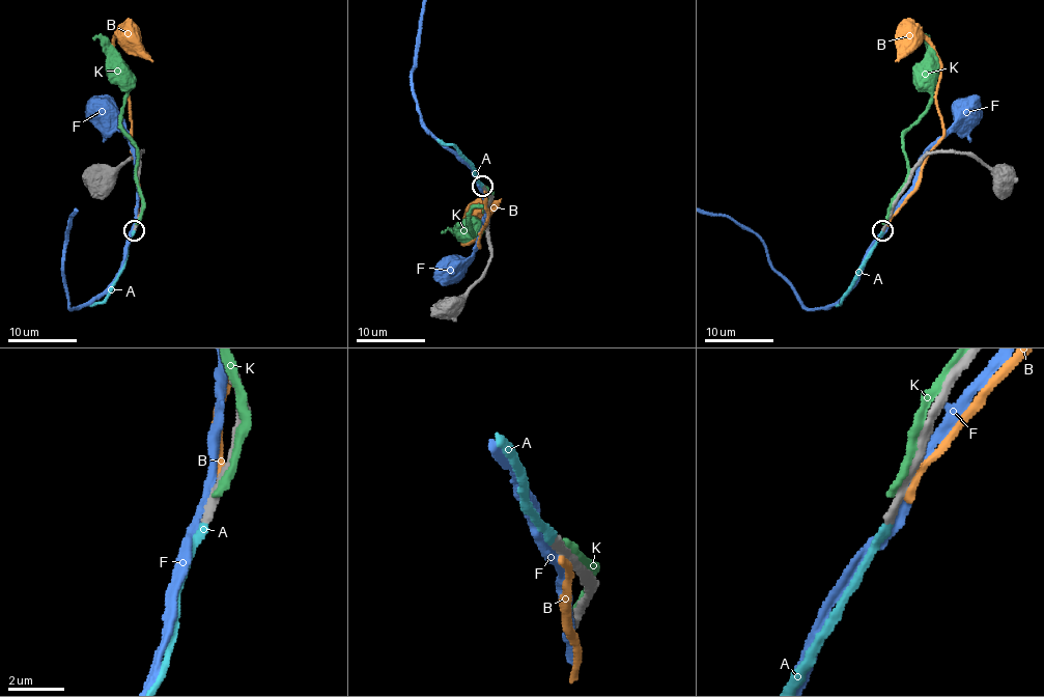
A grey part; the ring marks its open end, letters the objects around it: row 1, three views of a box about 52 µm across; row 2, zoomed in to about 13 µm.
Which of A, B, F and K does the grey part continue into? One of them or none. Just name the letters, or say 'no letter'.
A

